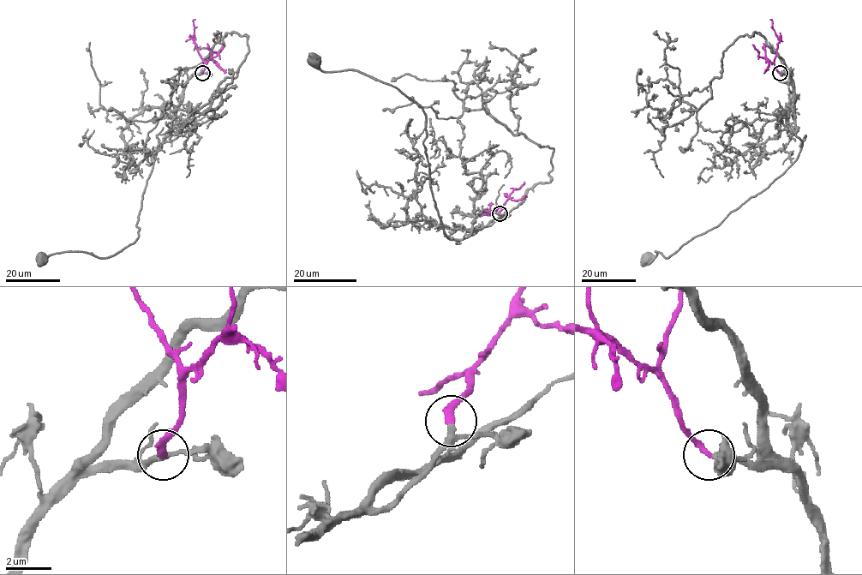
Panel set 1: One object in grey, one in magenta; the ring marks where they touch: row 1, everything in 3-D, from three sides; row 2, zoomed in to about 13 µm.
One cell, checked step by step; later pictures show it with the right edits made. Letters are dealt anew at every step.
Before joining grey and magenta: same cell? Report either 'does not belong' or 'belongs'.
belongs

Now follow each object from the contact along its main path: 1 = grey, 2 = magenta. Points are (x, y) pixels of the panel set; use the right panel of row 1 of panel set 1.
1: (780, 73), (793, 83), (796, 135), (803, 142), (797, 159), (719, 224), (670, 256), (655, 252), (647, 259)
2: (780, 73), (774, 61), (780, 38), (769, 20)

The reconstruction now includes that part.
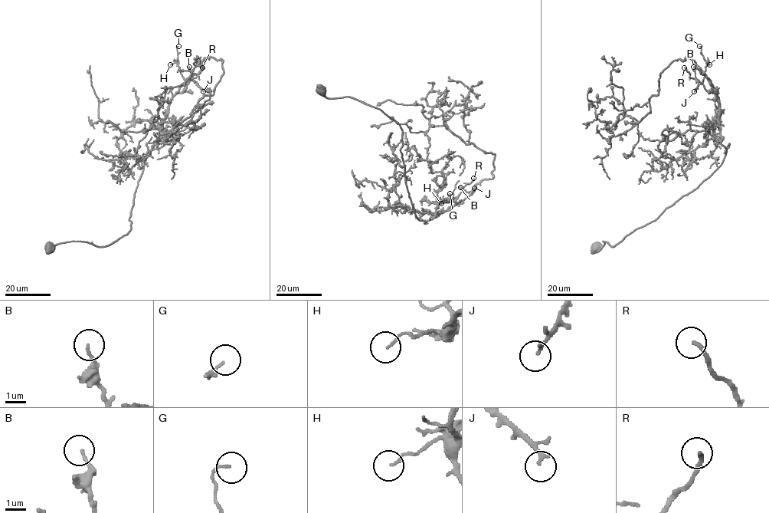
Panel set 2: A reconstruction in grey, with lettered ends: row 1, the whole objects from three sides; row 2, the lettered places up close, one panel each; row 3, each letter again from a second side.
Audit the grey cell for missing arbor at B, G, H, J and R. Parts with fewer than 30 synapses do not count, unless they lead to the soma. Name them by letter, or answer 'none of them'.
R

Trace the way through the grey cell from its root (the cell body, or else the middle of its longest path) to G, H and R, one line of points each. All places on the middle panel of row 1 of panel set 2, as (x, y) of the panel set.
G: (320, 90), (379, 108), (399, 125), (405, 182), (420, 220), (449, 209), (457, 198), (449, 201), (449, 193)
H: (320, 90), (393, 118), (401, 130), (416, 216), (430, 220), (457, 196), (441, 203)
R: (320, 90), (328, 98), (352, 97), (379, 108), (399, 125), (405, 182), (420, 220), (449, 209), (473, 178)

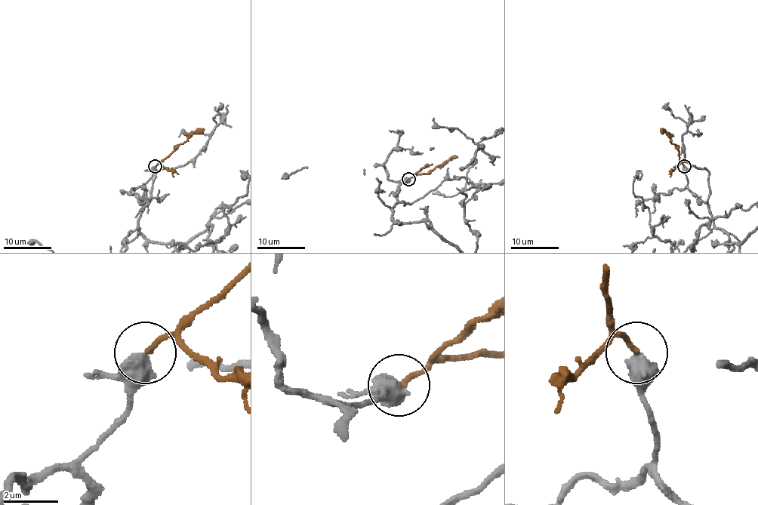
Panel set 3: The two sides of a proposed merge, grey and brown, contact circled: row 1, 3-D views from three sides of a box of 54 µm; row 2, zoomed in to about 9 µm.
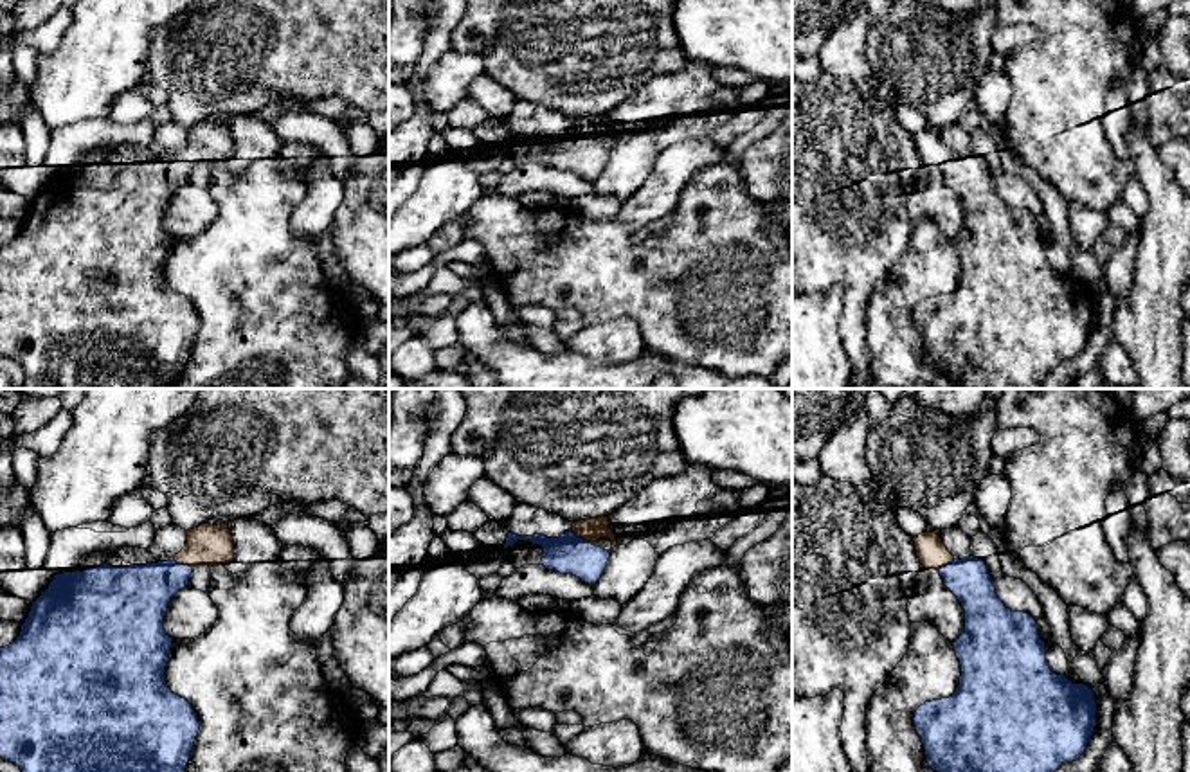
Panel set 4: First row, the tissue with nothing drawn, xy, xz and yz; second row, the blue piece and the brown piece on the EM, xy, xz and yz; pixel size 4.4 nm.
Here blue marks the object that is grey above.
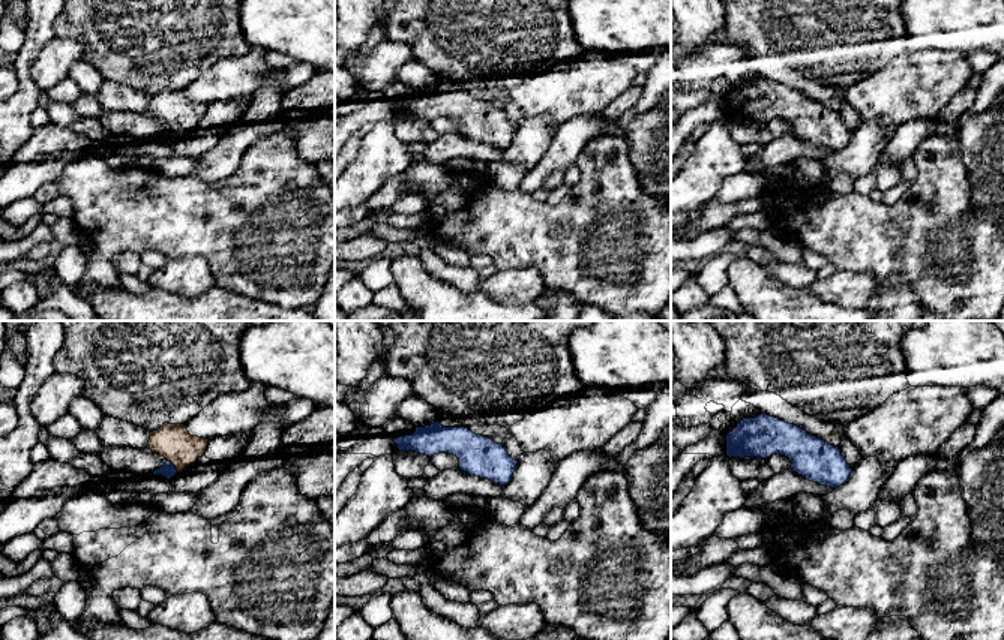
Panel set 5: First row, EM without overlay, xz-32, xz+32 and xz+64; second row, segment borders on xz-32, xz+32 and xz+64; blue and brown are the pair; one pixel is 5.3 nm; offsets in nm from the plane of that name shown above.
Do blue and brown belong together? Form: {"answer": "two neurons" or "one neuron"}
{"answer": "one neuron"}

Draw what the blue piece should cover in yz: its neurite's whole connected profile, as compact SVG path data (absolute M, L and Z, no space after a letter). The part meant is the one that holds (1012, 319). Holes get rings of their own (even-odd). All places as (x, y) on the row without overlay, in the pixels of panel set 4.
M922 130L913 139L922 164L936 166L965 207L965 227L952 239L961 263L960 283L949 295L920 302L913 315L929 364L956 376L963 389L1041 389L1059 364L1077 358L1086 349L1096 324L1093 286L1050 266L1037 218L1005 203L983 157L956 157L936 130Z

